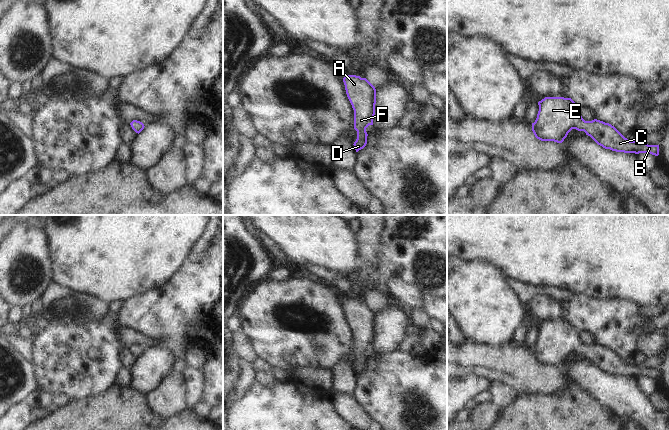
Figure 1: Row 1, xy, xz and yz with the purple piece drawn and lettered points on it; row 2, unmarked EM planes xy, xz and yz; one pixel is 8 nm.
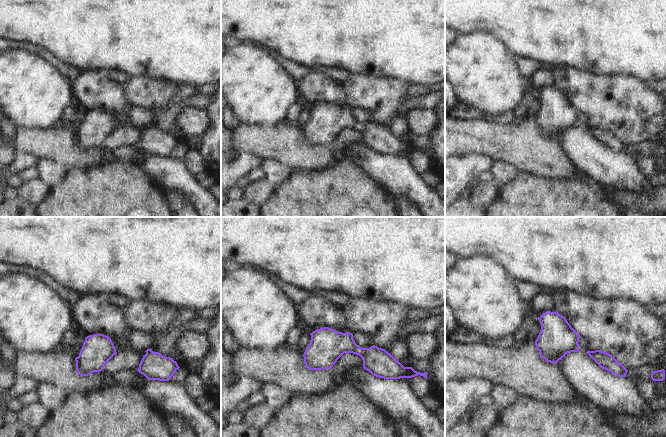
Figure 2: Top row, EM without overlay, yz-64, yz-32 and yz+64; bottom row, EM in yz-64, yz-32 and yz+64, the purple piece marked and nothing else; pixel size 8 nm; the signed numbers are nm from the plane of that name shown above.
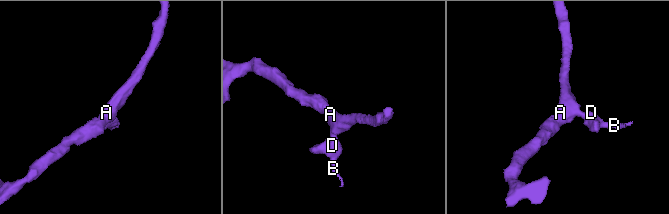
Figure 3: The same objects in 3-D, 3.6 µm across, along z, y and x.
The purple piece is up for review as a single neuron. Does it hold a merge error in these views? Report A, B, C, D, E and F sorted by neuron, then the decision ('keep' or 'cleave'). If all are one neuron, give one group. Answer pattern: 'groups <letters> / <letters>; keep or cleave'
groups A B C D E F; keep

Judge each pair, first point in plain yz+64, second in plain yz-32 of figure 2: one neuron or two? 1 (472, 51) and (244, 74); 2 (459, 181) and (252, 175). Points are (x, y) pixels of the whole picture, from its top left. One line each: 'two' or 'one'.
1: one
2: two

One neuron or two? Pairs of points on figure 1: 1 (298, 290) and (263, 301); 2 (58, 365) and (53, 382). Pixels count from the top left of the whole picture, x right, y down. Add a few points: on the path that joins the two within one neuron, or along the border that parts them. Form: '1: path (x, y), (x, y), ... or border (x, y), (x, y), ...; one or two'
1: path (289, 299), (272, 301); one
2: path (58, 369), (53, 378); one

